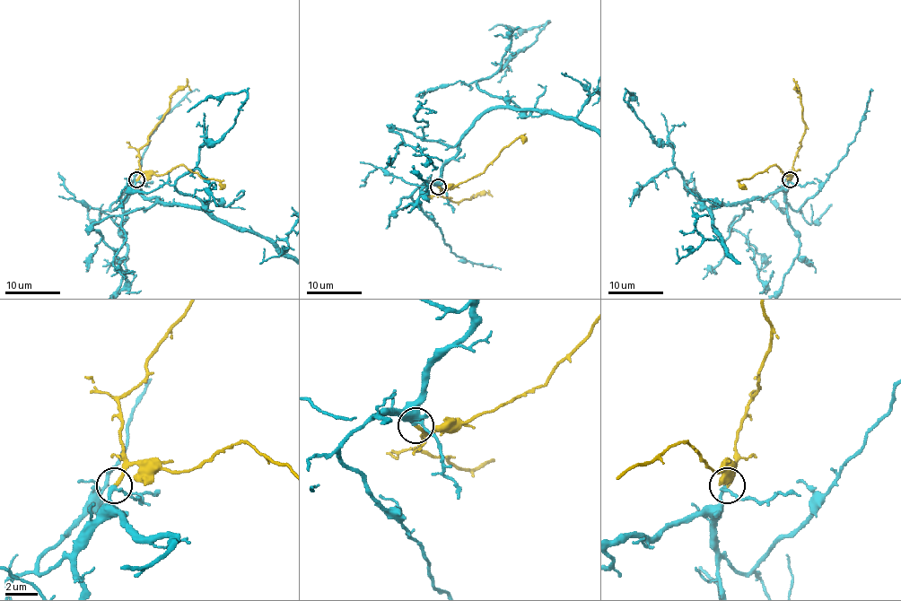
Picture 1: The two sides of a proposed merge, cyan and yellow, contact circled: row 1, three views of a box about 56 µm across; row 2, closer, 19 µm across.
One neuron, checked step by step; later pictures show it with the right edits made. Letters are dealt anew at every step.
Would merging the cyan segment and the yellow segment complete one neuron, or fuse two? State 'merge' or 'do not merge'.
merge

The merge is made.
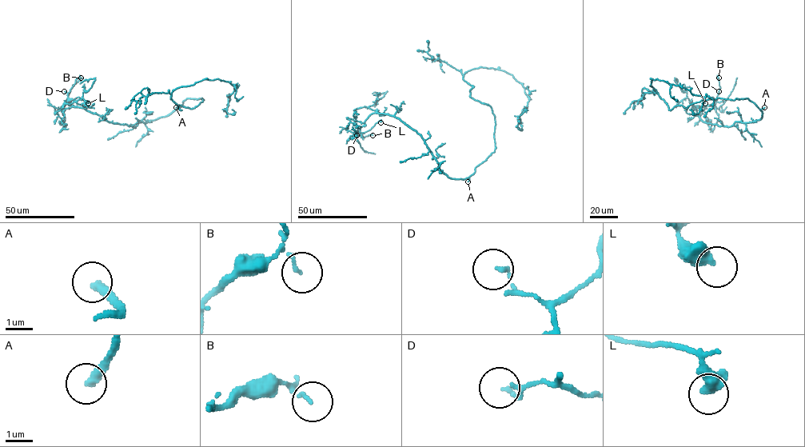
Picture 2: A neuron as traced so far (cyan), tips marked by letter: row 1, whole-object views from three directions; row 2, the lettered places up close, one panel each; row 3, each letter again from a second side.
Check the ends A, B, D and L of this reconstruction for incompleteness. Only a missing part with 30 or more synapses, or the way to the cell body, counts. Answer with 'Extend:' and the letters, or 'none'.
Extend: A

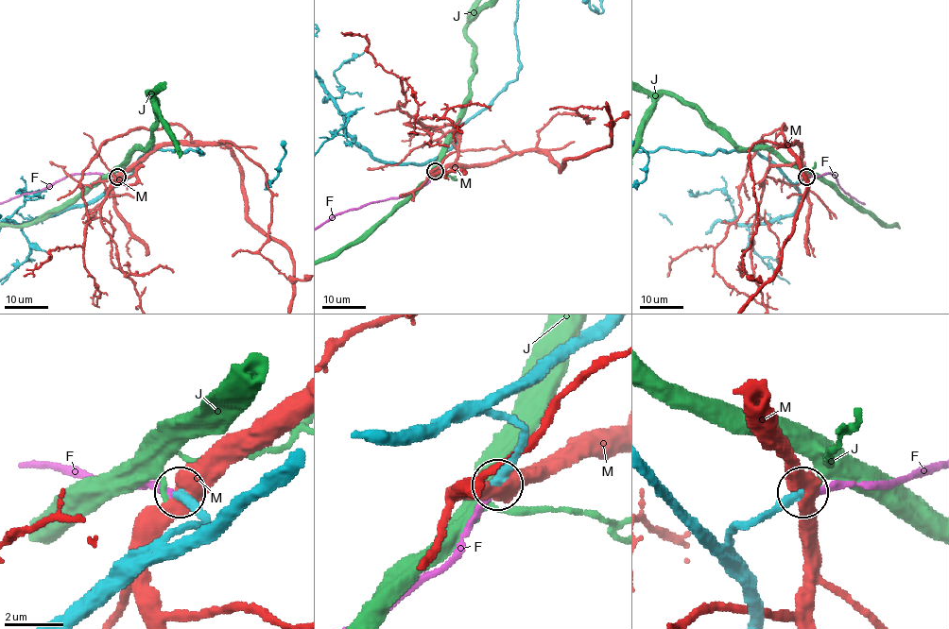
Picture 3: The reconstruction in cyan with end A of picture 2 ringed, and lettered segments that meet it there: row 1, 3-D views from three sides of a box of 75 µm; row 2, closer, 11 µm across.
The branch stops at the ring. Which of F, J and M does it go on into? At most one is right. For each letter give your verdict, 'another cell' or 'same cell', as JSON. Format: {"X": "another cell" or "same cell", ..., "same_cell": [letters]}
{"F": "same cell", "J": "another cell", "M": "another cell", "same_cell": ["F"]}

